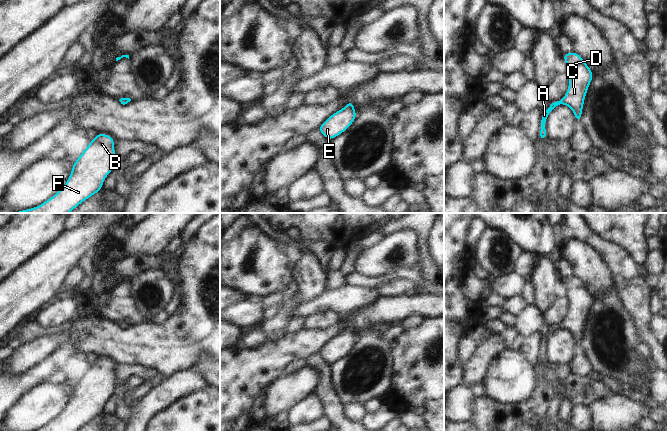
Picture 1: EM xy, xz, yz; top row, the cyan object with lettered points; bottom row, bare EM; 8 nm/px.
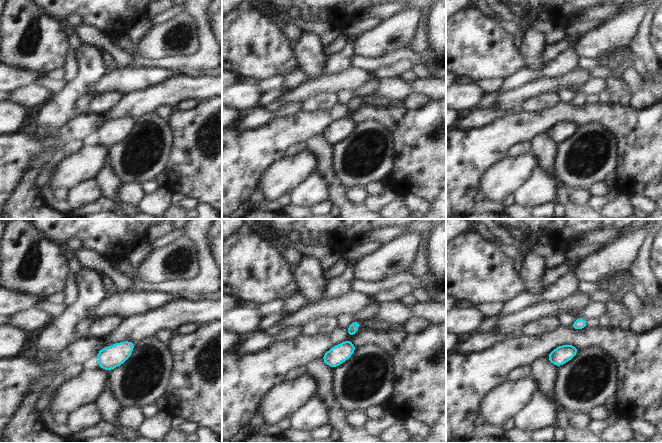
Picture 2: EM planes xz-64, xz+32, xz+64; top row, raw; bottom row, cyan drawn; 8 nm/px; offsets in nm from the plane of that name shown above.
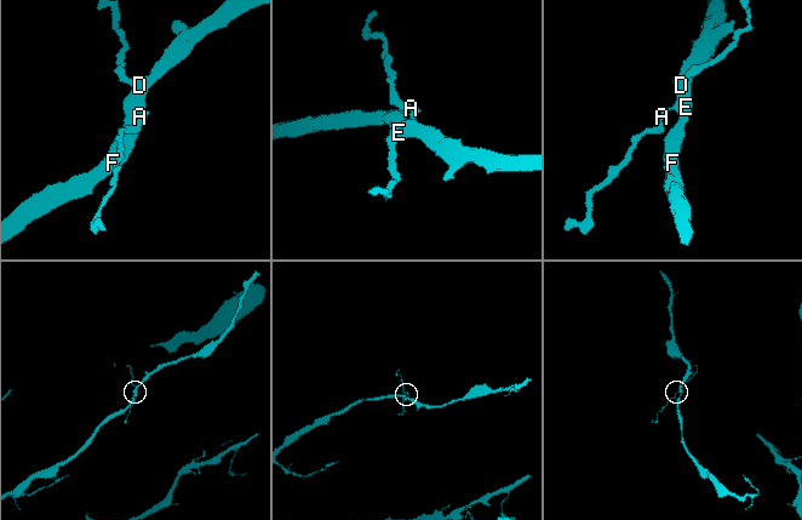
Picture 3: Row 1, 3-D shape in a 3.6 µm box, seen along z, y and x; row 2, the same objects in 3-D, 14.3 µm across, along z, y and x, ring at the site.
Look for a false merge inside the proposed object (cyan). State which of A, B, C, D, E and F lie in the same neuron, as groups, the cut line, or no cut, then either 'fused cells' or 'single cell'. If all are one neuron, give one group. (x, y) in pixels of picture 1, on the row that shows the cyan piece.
A B C D E F; no cut; single cell

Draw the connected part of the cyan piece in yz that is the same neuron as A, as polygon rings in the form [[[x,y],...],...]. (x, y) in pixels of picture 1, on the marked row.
[[[575,51],[565,53],[562,55],[562,57],[566,62],[566,73],[570,79],[568,90],[561,100],[551,102],[549,107],[542,112],[542,117],[540,119],[540,133],[538,138],[541,141],[548,138],[548,134],[546,132],[546,121],[549,114],[558,105],[565,104],[568,106],[574,113],[575,121],[581,122],[584,100],[594,76],[594,73],[585,63],[584,59]]]

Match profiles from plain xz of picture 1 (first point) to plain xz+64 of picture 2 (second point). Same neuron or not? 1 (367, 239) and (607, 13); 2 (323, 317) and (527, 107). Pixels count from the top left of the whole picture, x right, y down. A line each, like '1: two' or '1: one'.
1: two
2: one

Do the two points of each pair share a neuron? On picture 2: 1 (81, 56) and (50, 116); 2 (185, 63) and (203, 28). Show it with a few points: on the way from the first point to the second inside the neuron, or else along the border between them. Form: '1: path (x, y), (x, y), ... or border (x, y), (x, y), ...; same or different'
1: path (83, 71), (83, 81), (64, 101); same
2: path (195, 58), (203, 50), (203, 38); same

